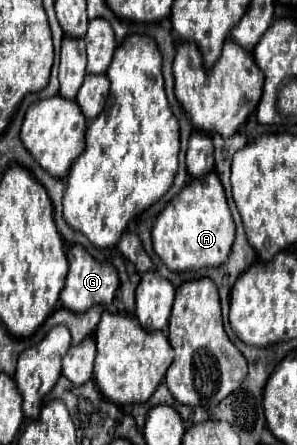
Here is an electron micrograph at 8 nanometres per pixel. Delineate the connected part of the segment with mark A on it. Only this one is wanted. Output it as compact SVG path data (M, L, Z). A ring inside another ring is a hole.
M215 172L193 178L173 200L159 212L153 224L153 250L173 272L221 266L235 240L235 222L225 198L223 184Z

